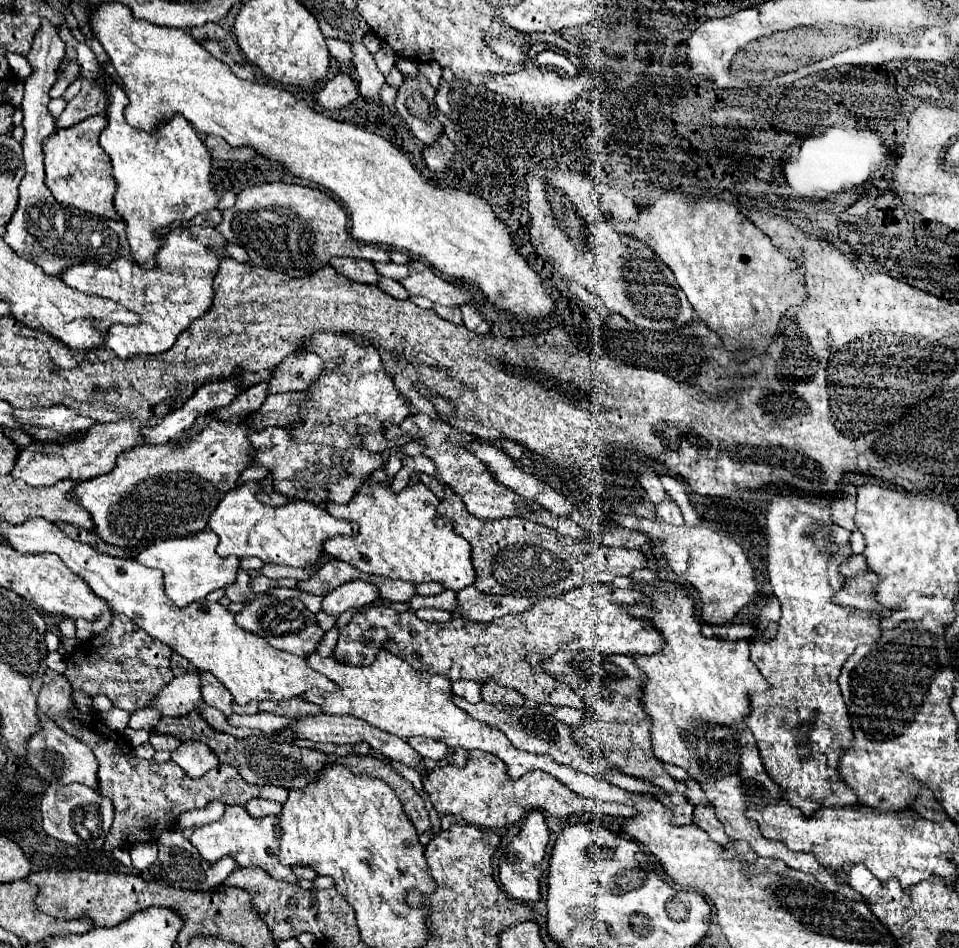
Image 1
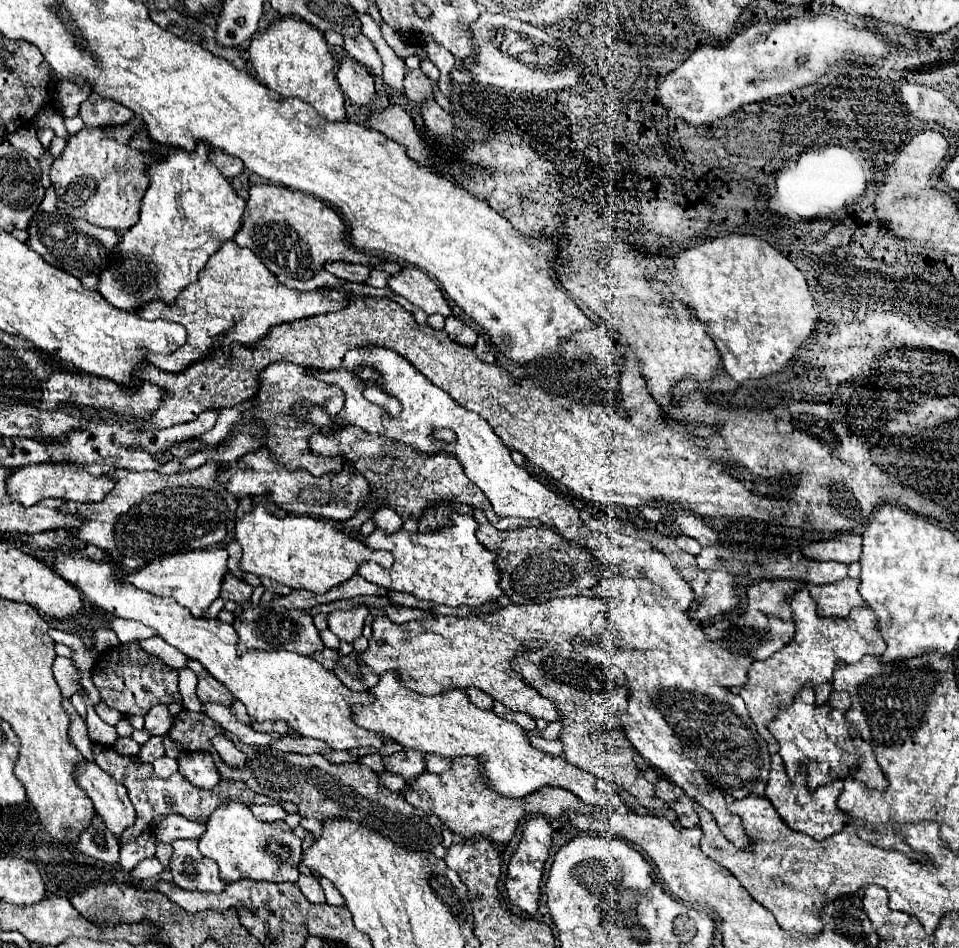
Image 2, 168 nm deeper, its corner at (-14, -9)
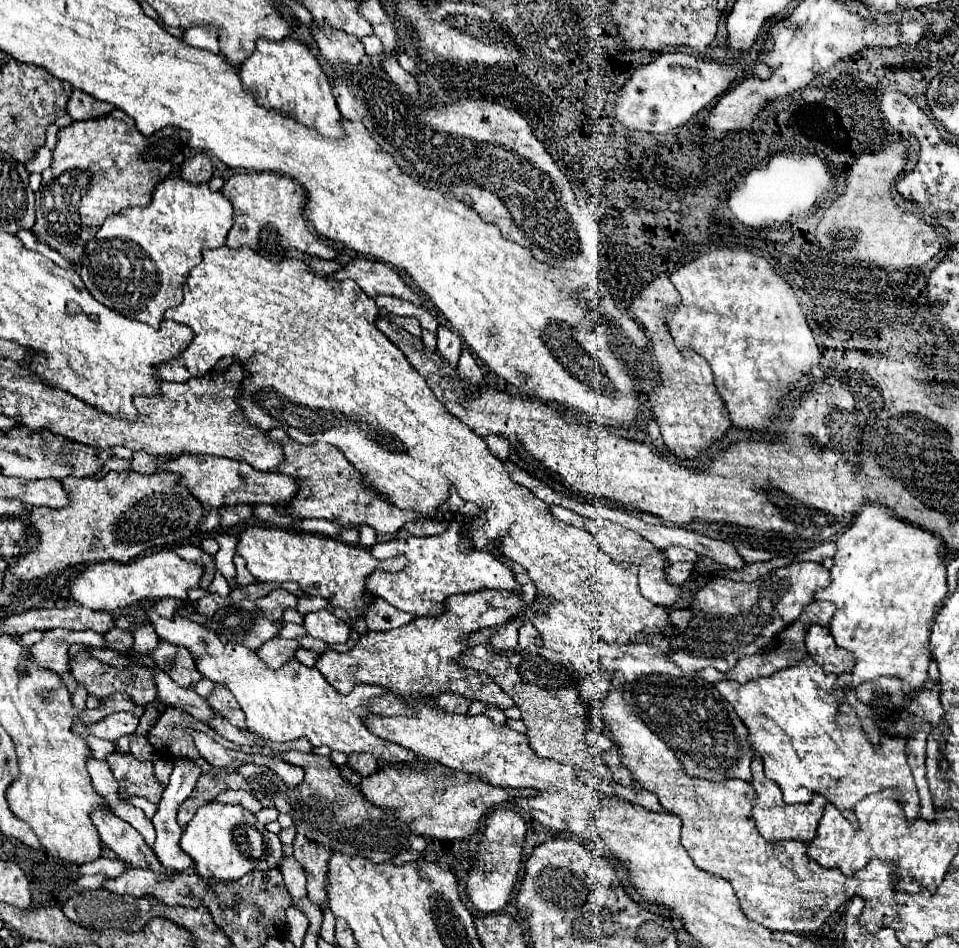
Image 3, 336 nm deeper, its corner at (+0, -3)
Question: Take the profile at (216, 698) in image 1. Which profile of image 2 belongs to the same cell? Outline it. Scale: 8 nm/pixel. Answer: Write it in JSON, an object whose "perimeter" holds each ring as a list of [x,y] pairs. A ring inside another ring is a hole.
{"perimeter":[[[188,660],[186,666],[198,676],[196,694],[202,702],[218,702],[224,706],[232,706],[234,696],[230,694],[230,690],[226,690],[218,680],[214,680],[210,676],[210,672],[206,672],[206,668],[202,668],[202,664],[198,664],[196,660]]]}

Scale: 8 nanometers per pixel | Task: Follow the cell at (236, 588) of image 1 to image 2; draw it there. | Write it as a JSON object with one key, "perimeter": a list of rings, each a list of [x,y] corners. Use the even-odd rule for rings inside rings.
{"perimeter":[[[232,572],[226,574],[226,580],[224,580],[222,592],[220,592],[220,596],[224,600],[234,600],[238,604],[246,604],[248,598],[250,598],[250,594],[252,594],[252,586],[244,584],[242,580],[238,580]]]}

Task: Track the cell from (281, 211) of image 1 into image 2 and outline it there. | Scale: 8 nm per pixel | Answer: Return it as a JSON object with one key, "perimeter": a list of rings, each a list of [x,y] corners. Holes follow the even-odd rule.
{"perimeter":[[[274,184],[250,188],[246,212],[242,216],[242,228],[234,236],[234,242],[242,248],[250,248],[276,276],[288,276],[296,280],[312,278],[330,260],[364,266],[380,264],[376,256],[368,256],[352,248],[352,244],[346,240],[346,226],[336,210],[310,194]]]}

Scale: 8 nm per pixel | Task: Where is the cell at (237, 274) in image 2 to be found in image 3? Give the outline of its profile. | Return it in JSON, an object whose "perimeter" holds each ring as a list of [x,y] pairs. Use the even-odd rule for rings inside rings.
{"perimeter":[[[222,246],[222,248],[214,248],[214,250],[204,250],[204,260],[190,270],[188,278],[184,280],[182,284],[182,290],[184,290],[184,300],[166,310],[164,312],[164,318],[170,318],[174,322],[180,322],[180,324],[186,324],[192,332],[194,332],[194,338],[192,342],[188,344],[186,350],[182,350],[178,354],[178,358],[172,358],[168,362],[162,362],[162,364],[156,364],[154,366],[154,374],[160,378],[160,380],[172,380],[172,382],[184,382],[188,378],[196,378],[196,376],[204,376],[206,372],[210,372],[216,362],[224,356],[238,356],[242,362],[244,362],[244,370],[250,372],[250,378],[246,378],[242,382],[242,396],[240,396],[240,404],[246,412],[246,418],[254,422],[254,426],[262,428],[262,430],[272,430],[272,428],[284,428],[288,436],[292,436],[294,440],[298,440],[300,444],[312,444],[312,442],[328,442],[332,446],[336,446],[362,474],[364,474],[364,480],[374,488],[378,490],[388,502],[396,504],[398,508],[408,508],[408,510],[416,510],[416,512],[422,512],[422,514],[428,514],[428,516],[436,516],[436,508],[448,498],[448,484],[454,484],[458,488],[458,494],[464,498],[464,500],[470,500],[474,502],[478,508],[484,510],[484,516],[472,520],[472,528],[470,530],[464,530],[466,536],[470,538],[472,546],[474,548],[480,548],[480,550],[488,550],[490,544],[500,544],[502,548],[502,554],[506,554],[510,560],[522,564],[530,576],[530,580],[534,580],[536,584],[536,590],[538,590],[538,596],[550,596],[556,600],[556,604],[552,604],[546,612],[540,612],[532,618],[532,624],[536,626],[536,630],[540,632],[542,640],[544,640],[544,646],[554,650],[554,652],[560,652],[568,662],[572,662],[572,666],[580,672],[580,676],[584,678],[584,684],[592,680],[592,676],[600,670],[600,698],[604,698],[610,690],[612,690],[612,678],[616,672],[622,672],[622,690],[624,690],[624,700],[632,706],[634,714],[658,736],[664,740],[666,746],[670,746],[670,750],[678,756],[678,760],[682,760],[682,766],[684,770],[690,774],[690,776],[710,776],[708,780],[716,780],[716,782],[722,782],[722,780],[730,780],[730,778],[744,778],[744,780],[752,780],[750,778],[750,766],[746,764],[738,764],[734,762],[734,768],[732,764],[728,762],[728,766],[724,768],[720,764],[720,760],[752,760],[754,756],[754,748],[752,748],[752,742],[748,740],[748,728],[744,726],[744,722],[736,716],[734,712],[734,706],[706,680],[698,678],[698,676],[686,676],[682,674],[682,670],[674,664],[674,660],[670,658],[670,652],[672,652],[672,646],[670,646],[670,640],[678,634],[676,626],[670,624],[668,620],[668,608],[664,606],[658,606],[658,604],[652,604],[648,602],[646,598],[642,598],[640,590],[638,590],[638,564],[636,562],[616,562],[612,560],[608,554],[604,554],[594,538],[590,536],[590,532],[582,530],[582,528],[576,528],[576,526],[570,526],[570,524],[564,524],[560,520],[556,520],[550,512],[550,506],[546,502],[542,502],[540,498],[536,498],[526,486],[520,486],[516,484],[504,462],[498,460],[490,450],[488,450],[488,444],[484,442],[482,436],[478,436],[472,428],[468,428],[462,420],[458,420],[456,416],[452,416],[446,406],[436,400],[436,396],[432,394],[432,390],[428,388],[428,384],[424,382],[424,378],[412,368],[412,364],[406,360],[406,356],[374,326],[374,320],[378,316],[378,306],[374,304],[374,300],[364,292],[360,290],[360,286],[354,282],[354,280],[336,280],[332,278],[332,282],[328,278],[320,278],[316,276],[312,270],[308,270],[308,266],[300,260],[282,260],[280,264],[272,264],[268,258],[260,258],[254,250],[248,250],[246,246],[244,248],[228,248],[228,246]],[[644,628],[654,628],[654,630],[660,630],[660,632],[642,632]]]}

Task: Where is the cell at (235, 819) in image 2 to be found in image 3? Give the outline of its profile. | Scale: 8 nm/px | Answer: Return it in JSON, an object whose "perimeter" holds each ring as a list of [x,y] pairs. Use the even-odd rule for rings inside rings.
{"perimeter":[[[208,802],[184,828],[180,838],[180,848],[196,862],[196,874],[202,878],[214,880],[238,880],[254,870],[272,870],[280,868],[282,862],[282,842],[276,834],[268,832],[268,842],[248,842],[248,826],[246,826],[246,810],[236,804]]]}

